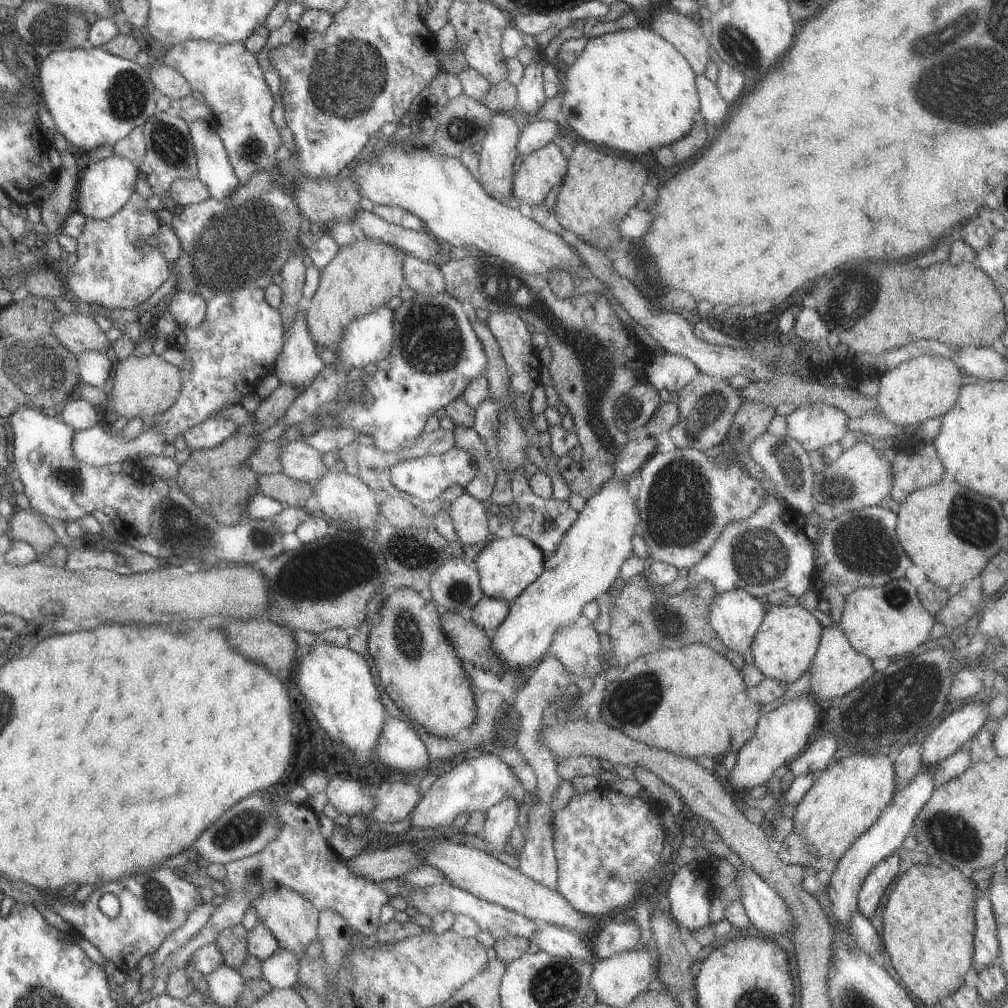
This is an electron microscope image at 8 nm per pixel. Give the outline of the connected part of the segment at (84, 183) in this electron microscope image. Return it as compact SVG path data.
M112 155L99 161L86 165L85 172L77 182L74 198L74 210L90 219L107 219L115 215L135 193L136 182L140 177L139 168L128 159Z

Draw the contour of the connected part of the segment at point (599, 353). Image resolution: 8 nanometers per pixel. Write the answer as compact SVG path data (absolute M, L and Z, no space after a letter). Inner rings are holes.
M469 254L463 259L450 258L448 262L442 263L439 269L445 280L445 292L448 291L454 298L468 303L470 308L482 308L490 313L501 309L506 313L516 312L523 319L530 321L534 331L547 336L548 347L552 351L548 367L553 378L553 387L559 394L560 407L573 416L574 430L579 440L578 449L583 453L580 462L572 462L562 475L572 494L580 494L588 500L606 481L616 476L613 462L617 448L626 442L626 436L614 422L613 408L616 400L635 384L647 382L645 366L654 356L652 349L642 348L637 336L618 319L614 311L614 301L610 297L602 293L588 292L561 299L554 294L545 276L529 275L492 255L482 255L476 257Z

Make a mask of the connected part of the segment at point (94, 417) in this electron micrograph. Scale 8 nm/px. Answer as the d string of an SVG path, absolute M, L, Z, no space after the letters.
M84 399L66 401L58 409L56 417L71 426L73 431L89 429L104 423L103 412Z

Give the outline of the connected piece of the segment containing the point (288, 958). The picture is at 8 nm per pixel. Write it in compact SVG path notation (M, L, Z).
M288 949L276 951L270 958L261 962L261 978L275 988L288 988L297 981L299 956Z

